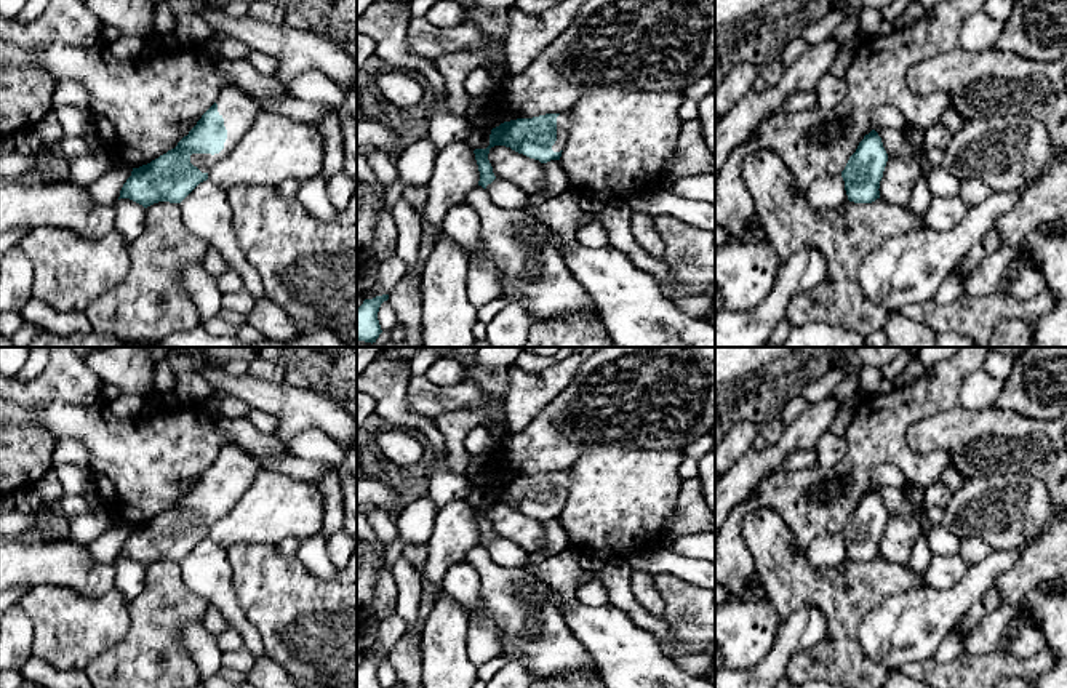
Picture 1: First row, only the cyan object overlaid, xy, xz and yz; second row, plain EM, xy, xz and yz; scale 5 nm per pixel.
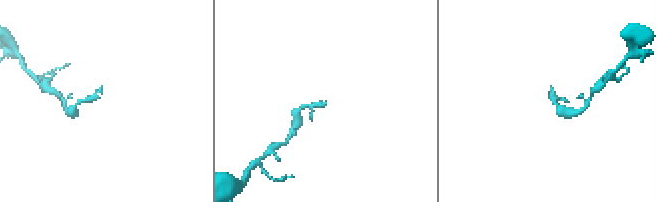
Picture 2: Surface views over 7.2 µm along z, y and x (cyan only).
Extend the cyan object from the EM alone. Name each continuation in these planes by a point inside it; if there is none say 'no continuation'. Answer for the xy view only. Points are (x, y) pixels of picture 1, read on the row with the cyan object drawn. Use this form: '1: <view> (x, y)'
1: xy (239, 109)

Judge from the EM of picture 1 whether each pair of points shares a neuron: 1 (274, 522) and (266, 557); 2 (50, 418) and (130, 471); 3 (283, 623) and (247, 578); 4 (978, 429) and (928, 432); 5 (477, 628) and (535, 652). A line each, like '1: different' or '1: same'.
1: different
2: same
3: same
4: same
5: different

